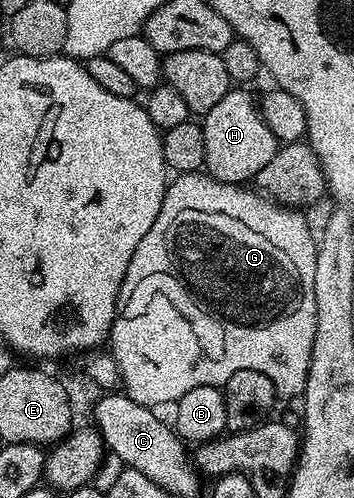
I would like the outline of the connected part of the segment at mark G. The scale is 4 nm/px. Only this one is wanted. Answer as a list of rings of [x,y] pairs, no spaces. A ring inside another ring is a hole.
[[[179,173],[168,182],[167,192],[161,201],[161,213],[157,213],[157,221],[153,221],[153,229],[149,229],[149,233],[145,233],[145,237],[141,237],[141,245],[137,245],[137,249],[133,253],[133,261],[129,261],[129,269],[125,273],[125,281],[119,290],[119,305],[115,316],[115,324],[111,326],[111,337],[109,340],[110,354],[114,355],[117,365],[119,366],[119,377],[121,380],[122,390],[132,399],[141,405],[152,409],[159,409],[162,403],[174,405],[181,397],[185,397],[185,393],[189,393],[189,389],[201,389],[202,387],[222,388],[229,381],[229,377],[233,377],[233,373],[241,373],[241,369],[253,369],[257,373],[265,373],[265,377],[269,377],[269,381],[273,381],[275,386],[275,394],[280,400],[291,399],[302,396],[305,385],[307,384],[307,374],[309,373],[309,365],[311,364],[311,354],[313,353],[313,337],[317,333],[317,301],[313,295],[313,285],[315,284],[315,270],[317,269],[317,239],[307,228],[307,223],[302,219],[298,210],[290,207],[284,207],[282,203],[275,202],[270,197],[264,197],[258,190],[250,189],[243,185],[233,183],[221,183],[218,179],[212,179],[206,173]]]

